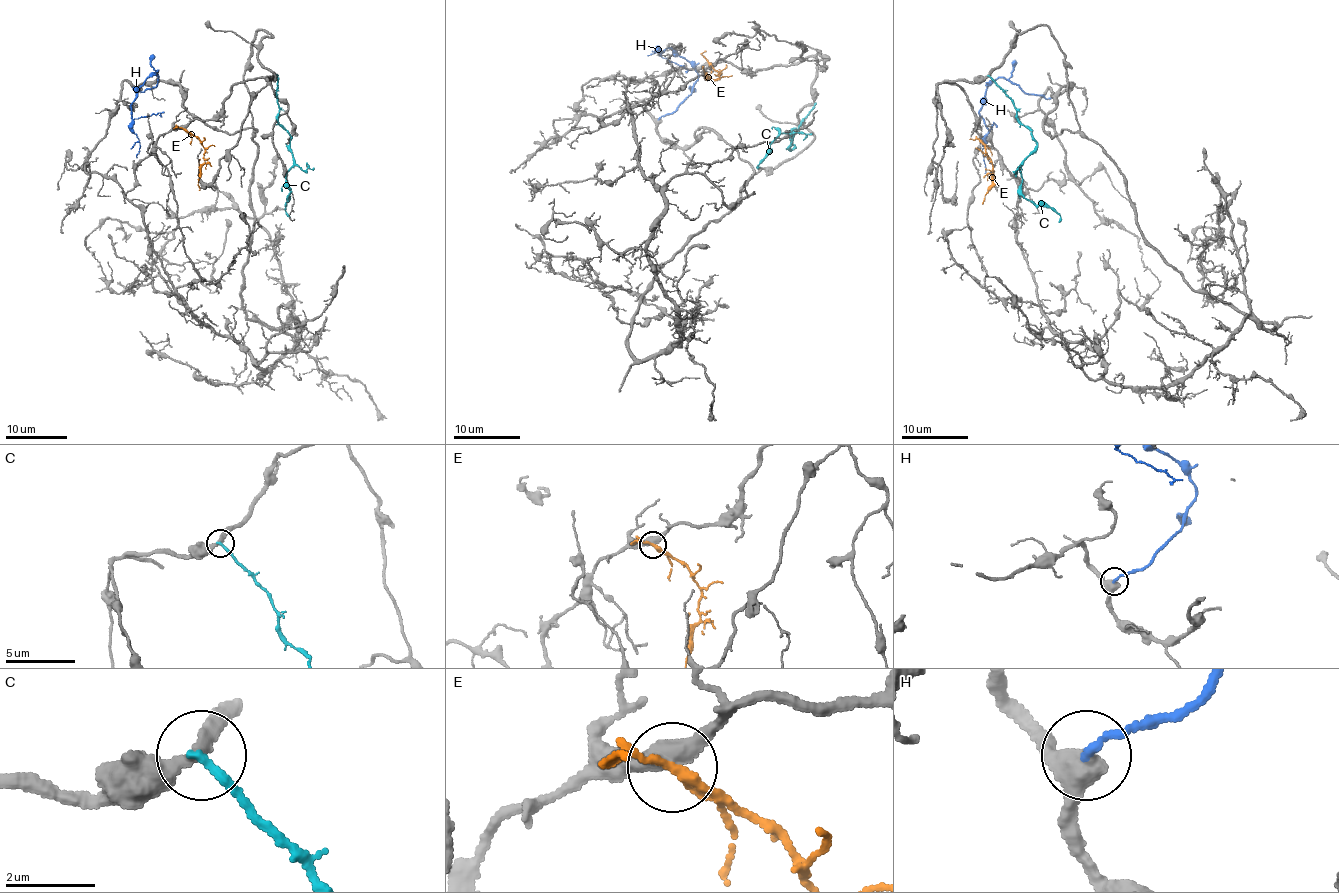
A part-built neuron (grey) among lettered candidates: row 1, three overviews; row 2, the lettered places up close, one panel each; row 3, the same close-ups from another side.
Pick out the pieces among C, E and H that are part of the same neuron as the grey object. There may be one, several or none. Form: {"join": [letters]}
{"join": ["H"]}

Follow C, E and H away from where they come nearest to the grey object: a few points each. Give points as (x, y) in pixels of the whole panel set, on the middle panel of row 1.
C: (815, 104), (790, 133), (792, 150), (789, 149), (793, 137), (791, 133), (778, 133), (759, 167)
E: (708, 62), (719, 73), (718, 79), (707, 78), (701, 67)
H: (659, 119), (689, 96), (698, 78), (696, 70), (678, 54), (668, 48), (660, 54), (652, 50)

